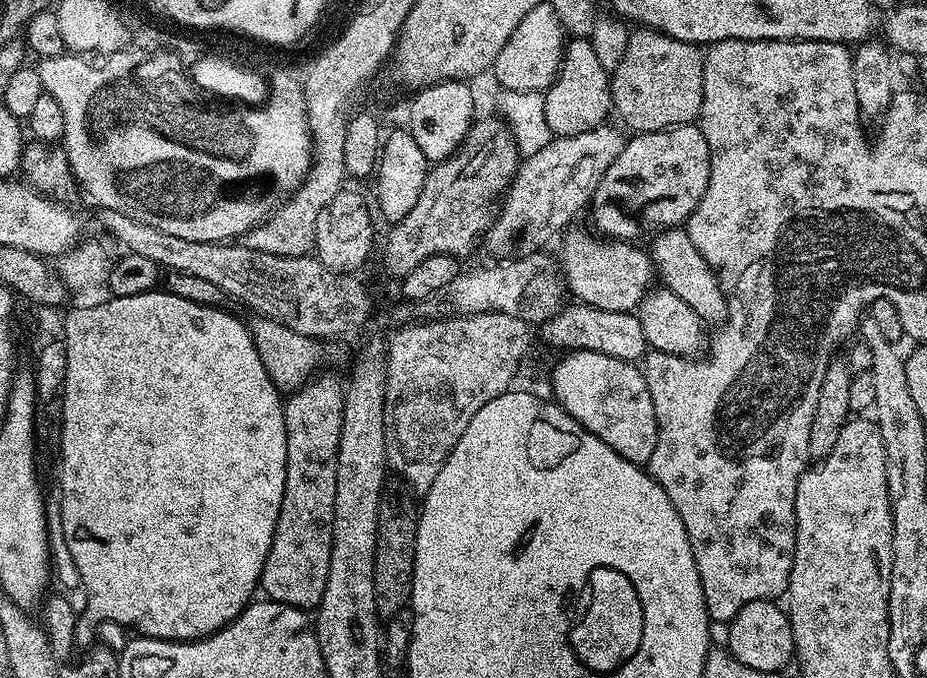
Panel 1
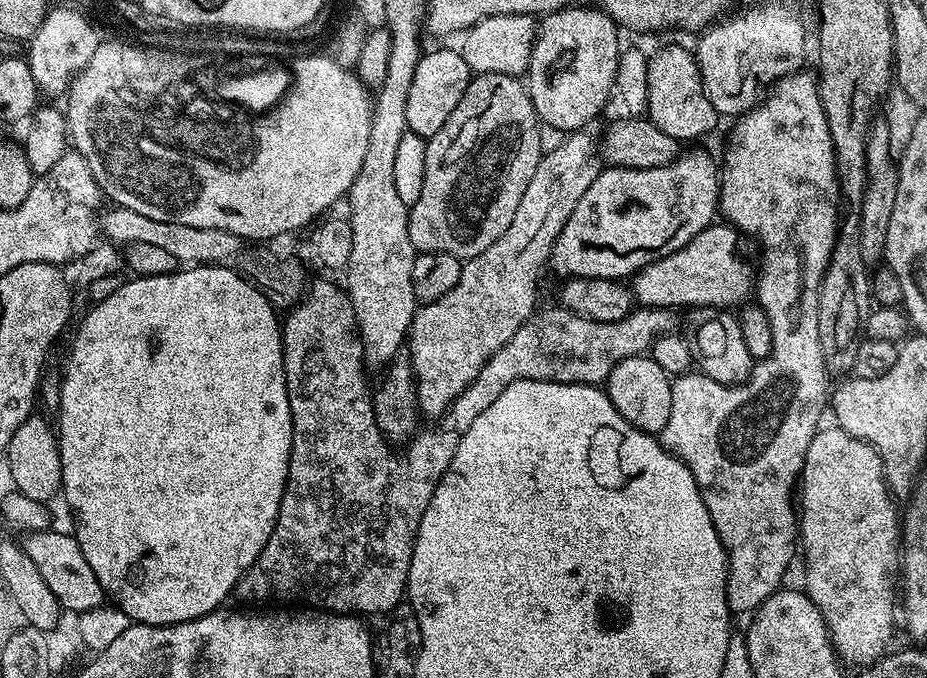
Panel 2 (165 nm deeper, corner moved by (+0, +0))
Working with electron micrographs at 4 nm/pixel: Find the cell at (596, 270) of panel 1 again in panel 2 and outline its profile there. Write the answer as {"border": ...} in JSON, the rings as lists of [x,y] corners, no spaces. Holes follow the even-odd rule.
{"border":[[[713,222],[703,228],[682,250],[650,262],[630,280],[630,295],[641,308],[732,308],[743,302],[754,288],[754,268],[740,257],[735,228]]]}

